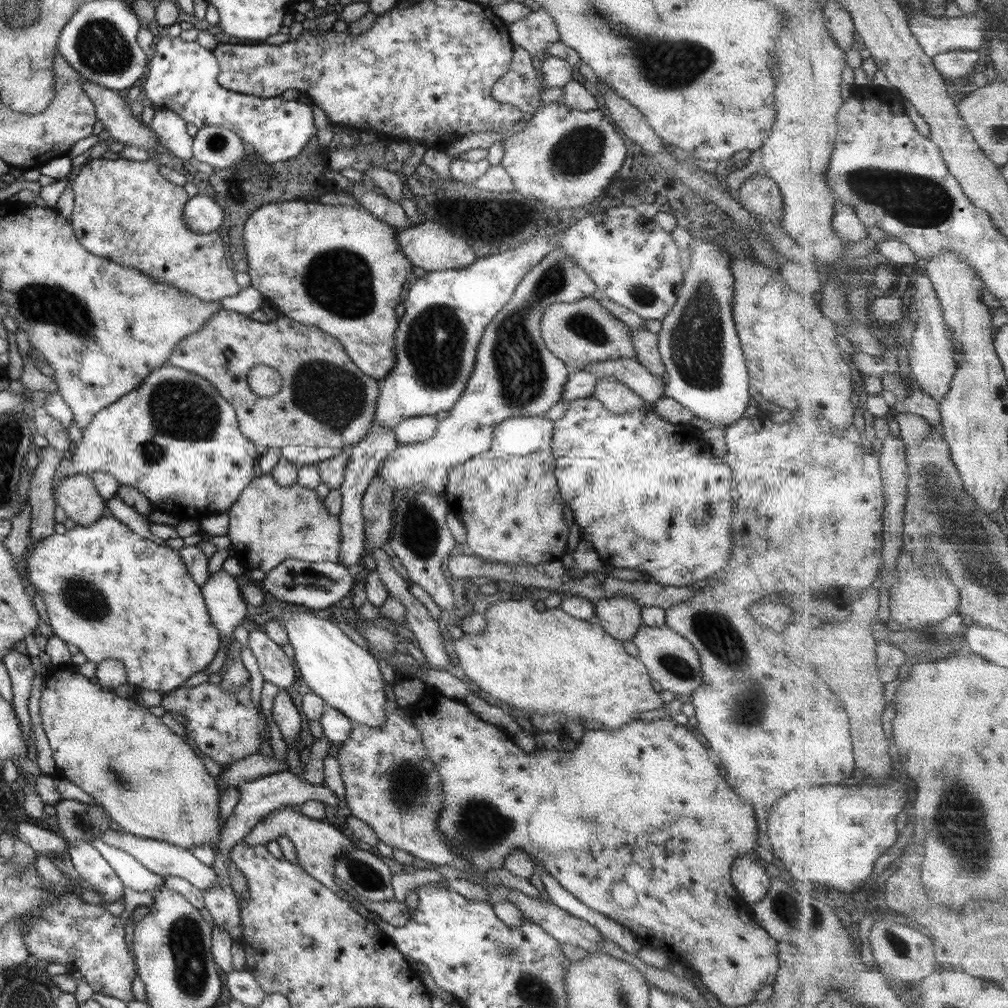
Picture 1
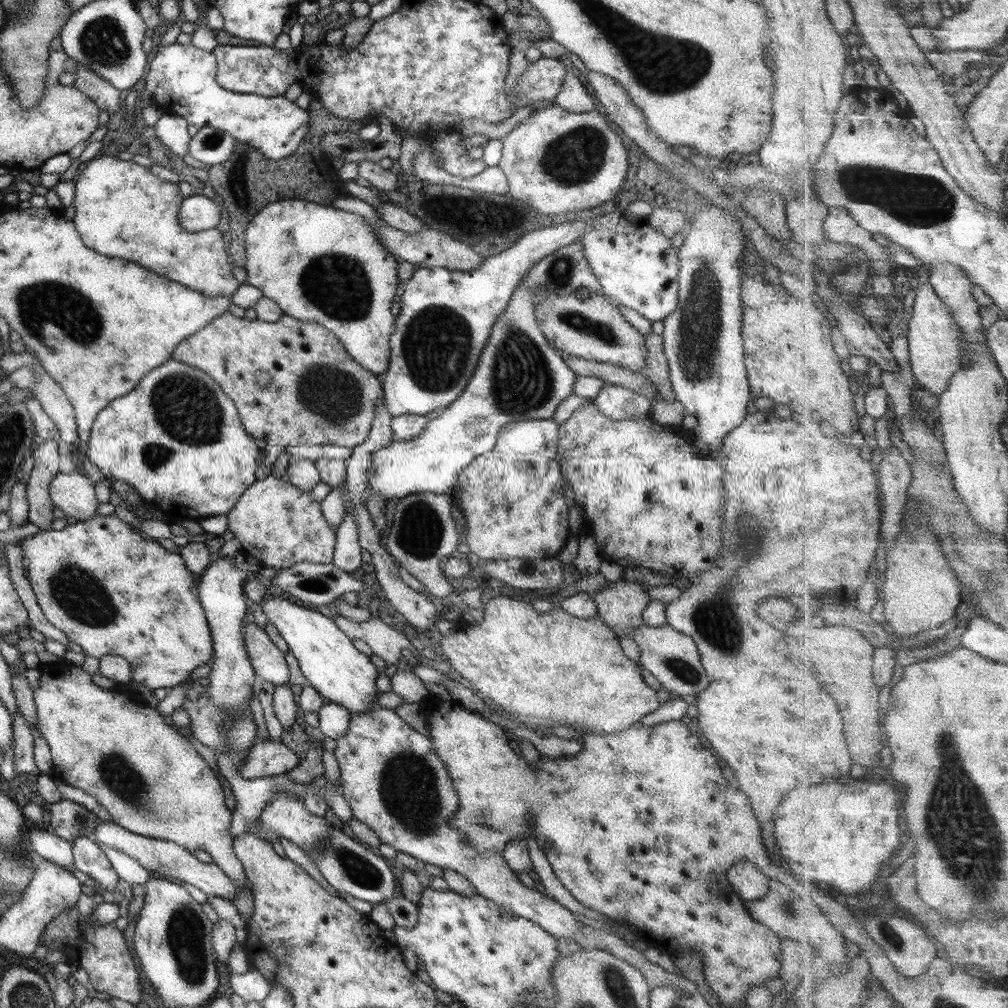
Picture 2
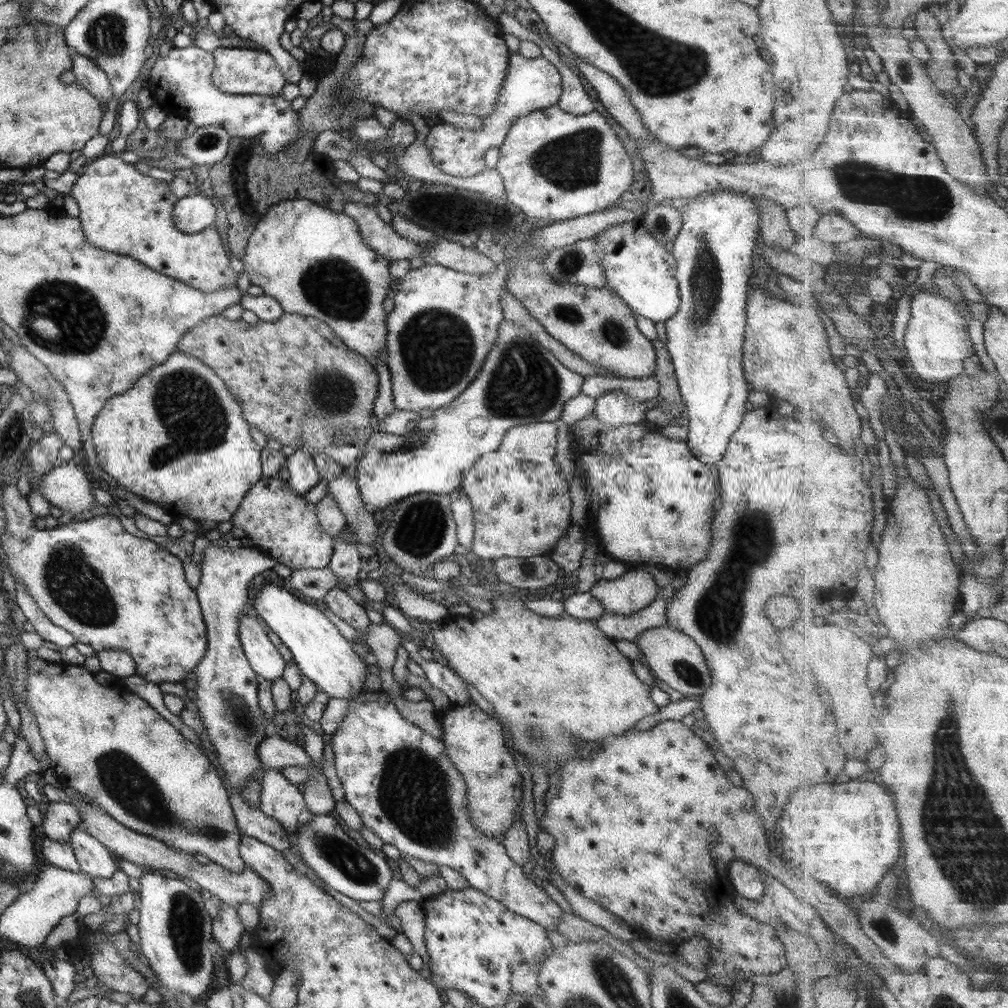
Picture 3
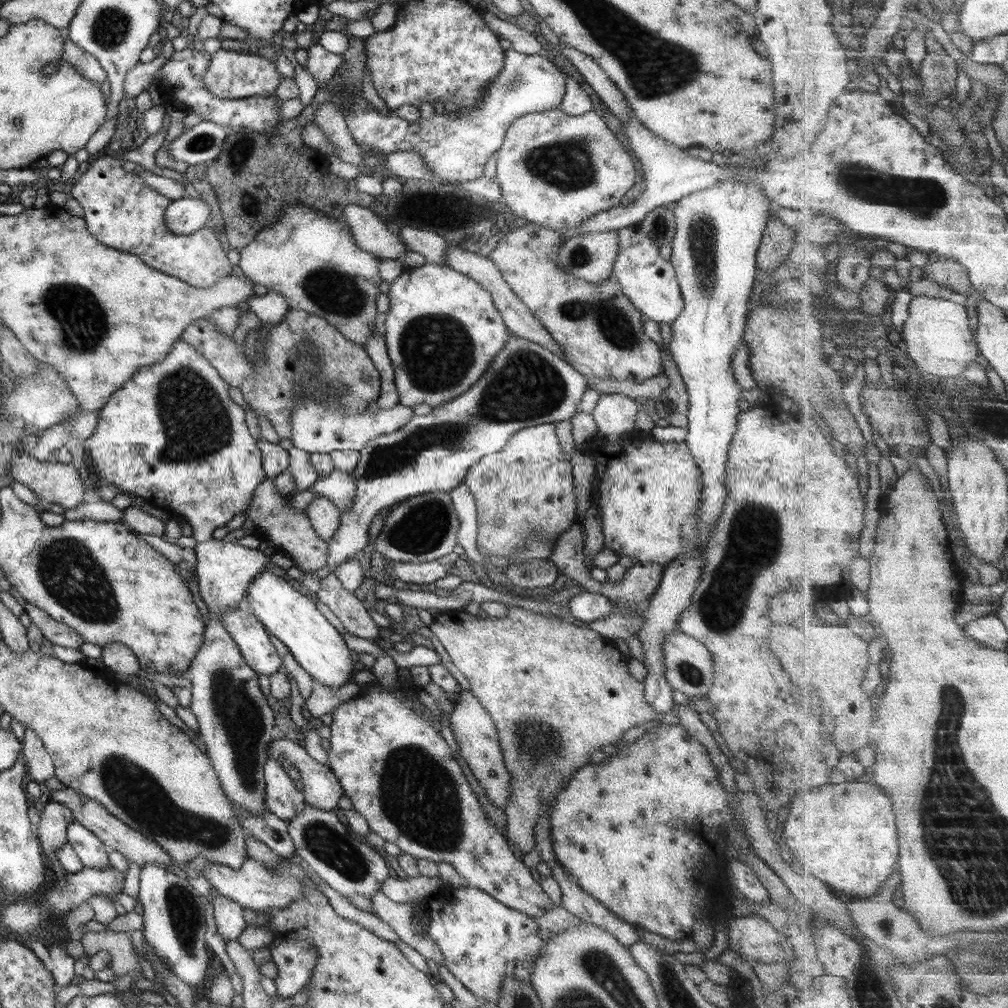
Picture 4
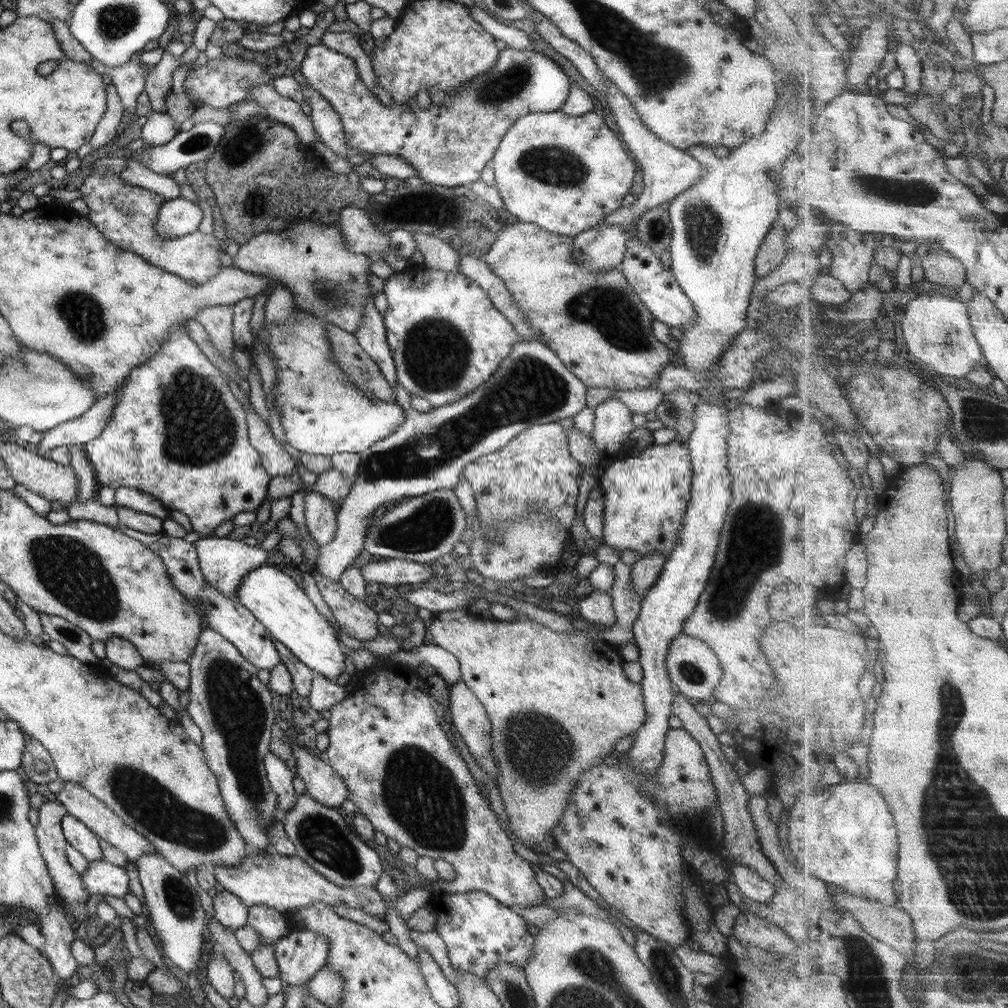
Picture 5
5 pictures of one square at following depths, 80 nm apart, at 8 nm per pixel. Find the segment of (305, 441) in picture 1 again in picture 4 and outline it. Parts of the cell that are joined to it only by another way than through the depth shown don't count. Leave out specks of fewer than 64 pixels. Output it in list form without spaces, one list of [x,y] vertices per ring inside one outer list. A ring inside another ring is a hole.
[[[288,310],[281,322],[270,326],[265,346],[255,348],[255,362],[247,360],[243,354],[243,345],[237,346],[230,336],[223,336],[207,319],[196,319],[188,324],[180,338],[207,360],[228,387],[240,390],[255,417],[265,417],[278,438],[291,438],[289,415],[293,412],[295,396],[300,391],[306,396],[313,396],[327,413],[331,413],[341,409],[366,409],[367,403],[376,401],[381,390],[379,372],[373,367],[364,349],[339,335],[326,320],[307,312]],[[301,349],[311,349],[319,357],[315,378],[301,378],[305,368],[299,359],[295,359]]]

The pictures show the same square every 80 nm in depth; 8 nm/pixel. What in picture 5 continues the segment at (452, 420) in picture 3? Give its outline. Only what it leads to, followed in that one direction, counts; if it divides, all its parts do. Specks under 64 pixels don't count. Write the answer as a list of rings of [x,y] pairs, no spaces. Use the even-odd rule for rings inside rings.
[[[521,339],[511,346],[509,354],[499,362],[499,368],[471,391],[465,398],[432,408],[427,413],[419,413],[410,406],[410,395],[397,384],[393,387],[396,405],[403,408],[405,419],[395,432],[376,440],[370,447],[363,449],[358,455],[359,471],[352,488],[342,502],[336,506],[336,529],[334,537],[318,547],[318,559],[315,570],[326,579],[337,581],[339,575],[353,563],[353,558],[359,556],[364,548],[364,540],[368,520],[377,506],[391,506],[399,498],[421,496],[434,491],[452,490],[462,478],[466,464],[477,460],[480,456],[491,454],[503,448],[514,436],[524,428],[537,424],[557,423],[564,418],[572,418],[586,408],[586,387],[561,364],[550,349],[540,346],[538,342]]]

